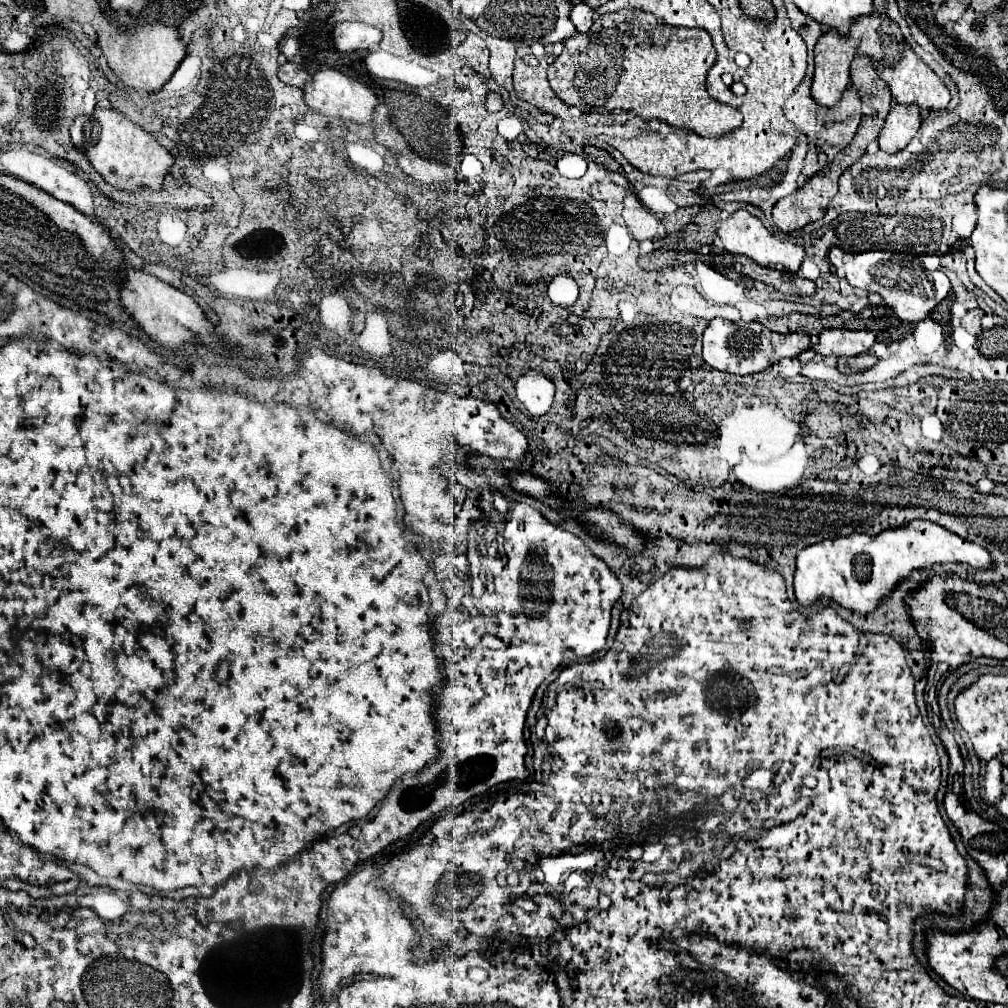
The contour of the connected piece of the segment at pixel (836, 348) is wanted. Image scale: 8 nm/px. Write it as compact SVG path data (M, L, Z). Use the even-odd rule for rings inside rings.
M824 330L820 334L820 342L814 348L822 356L836 356L836 358L850 358L860 356L872 348L876 336L866 330Z

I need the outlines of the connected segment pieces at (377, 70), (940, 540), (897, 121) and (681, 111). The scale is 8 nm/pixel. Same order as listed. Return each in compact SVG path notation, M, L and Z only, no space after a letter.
M384 50L370 52L364 58L364 64L370 70L370 74L374 74L374 76L386 78L386 80L396 80L396 82L402 82L412 88L428 86L438 80L438 74L434 74L418 64L406 62L404 58L398 58L394 54L388 54Z
M914 520L910 526L880 532L876 538L852 534L846 538L822 540L810 548L804 548L796 558L794 594L802 606L810 606L820 598L830 598L846 610L870 614L914 570L948 562L962 562L978 570L994 568L994 560L986 548L962 540L954 532L934 522Z
M892 104L892 110L884 122L878 144L884 152L896 154L908 146L920 128L920 108L906 108Z
M626 8L600 16L590 32L568 38L562 54L548 68L548 82L564 104L576 106L582 112L634 112L642 120L656 118L672 128L686 128L704 138L720 138L742 126L742 114L708 96L706 74L714 62L716 52L708 32L700 32L700 28L670 28L658 24L650 12Z

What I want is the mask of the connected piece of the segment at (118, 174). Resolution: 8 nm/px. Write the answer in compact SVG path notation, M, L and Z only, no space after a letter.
M108 100L98 102L90 116L78 116L70 126L70 138L74 146L84 152L96 172L118 190L160 190L164 176L174 164L174 158L166 148L162 148L146 130L118 114Z

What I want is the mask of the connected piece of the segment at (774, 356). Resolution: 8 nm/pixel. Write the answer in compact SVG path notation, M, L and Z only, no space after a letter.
M712 318L702 334L702 358L708 366L730 372L730 374L756 374L764 372L770 366L778 364L782 358L796 358L800 352L810 348L810 336L796 334L778 334L768 330L758 322L730 322L724 318Z

